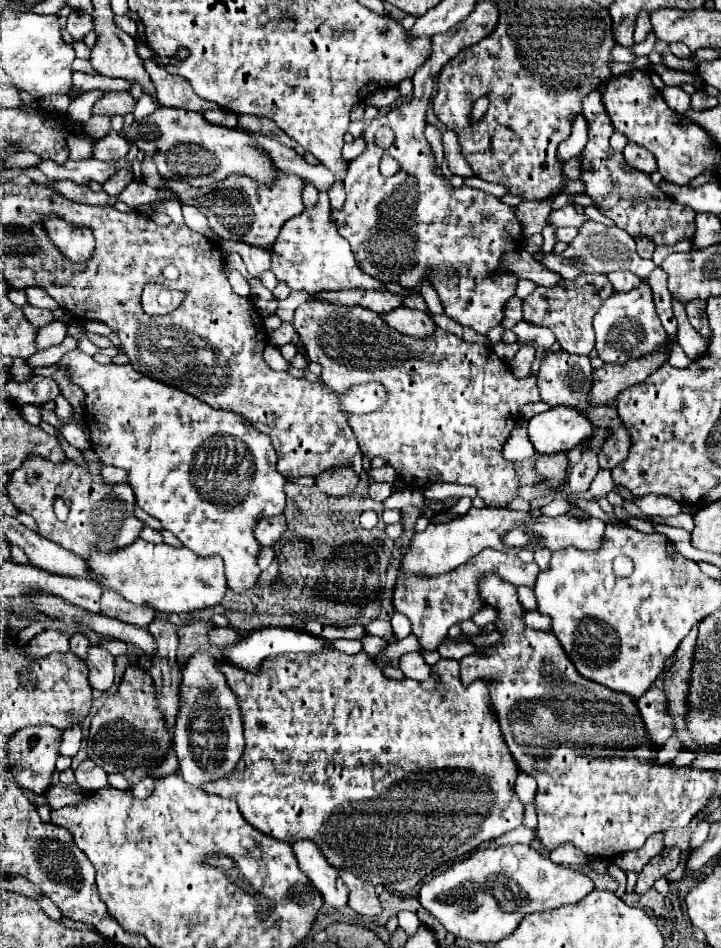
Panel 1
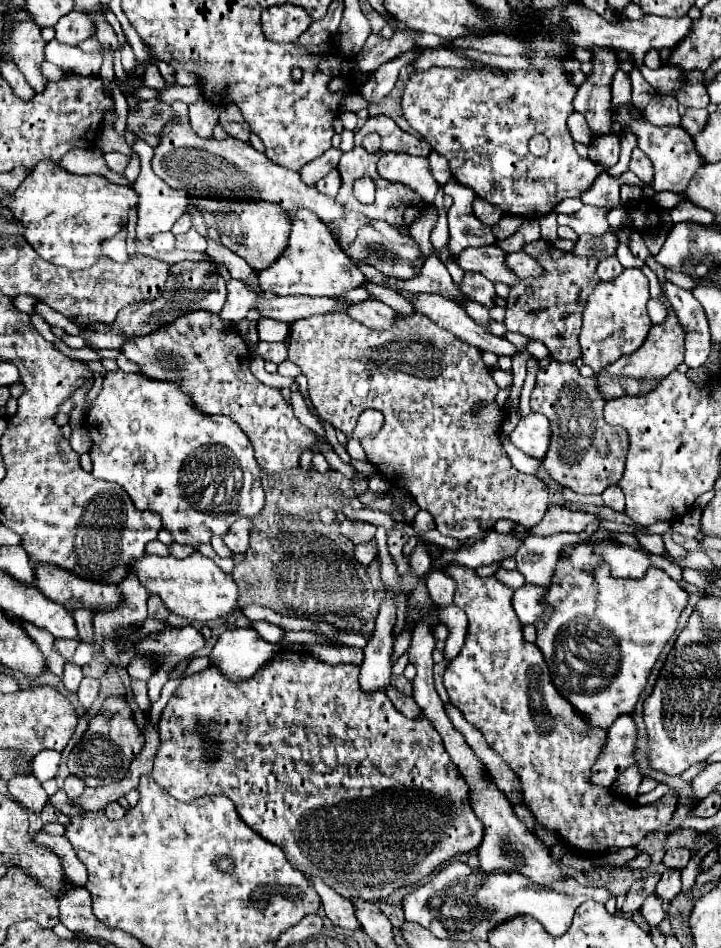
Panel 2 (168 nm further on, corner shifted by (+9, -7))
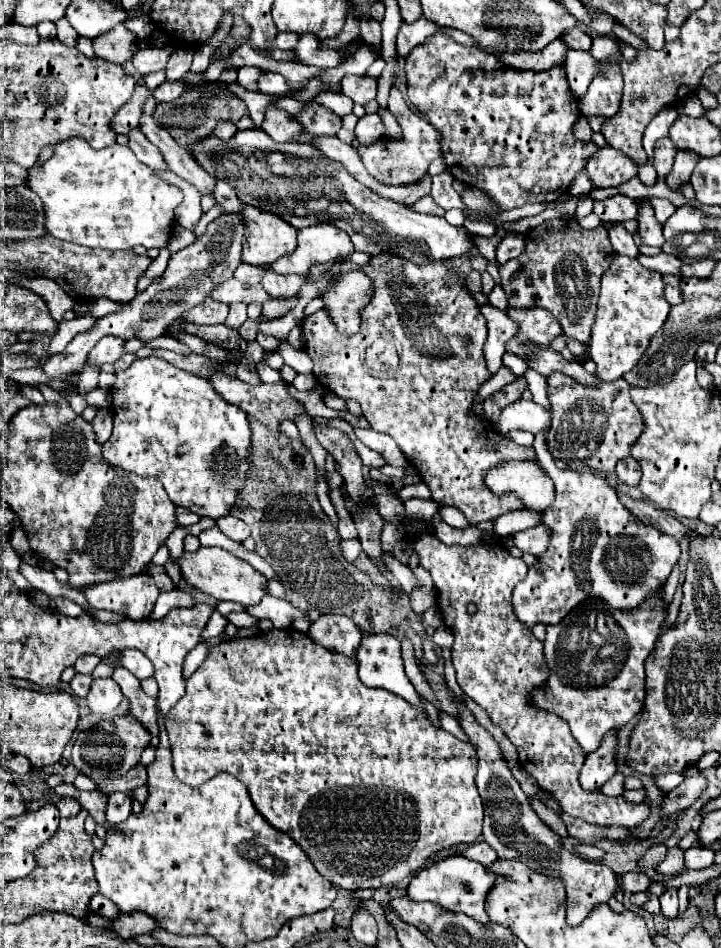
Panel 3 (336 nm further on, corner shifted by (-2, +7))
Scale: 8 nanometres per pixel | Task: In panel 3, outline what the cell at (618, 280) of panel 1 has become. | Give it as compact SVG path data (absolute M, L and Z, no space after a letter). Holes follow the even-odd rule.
M615 222L613 228L609 228L609 238L611 238L611 244L613 244L613 250L617 254L625 254L629 258L637 258L639 256L639 250L635 246L635 240L633 240L633 234L627 232L623 228L623 224Z

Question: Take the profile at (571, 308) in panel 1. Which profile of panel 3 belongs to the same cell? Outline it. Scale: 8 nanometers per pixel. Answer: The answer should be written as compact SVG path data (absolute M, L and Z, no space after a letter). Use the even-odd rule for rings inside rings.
M561 216L525 234L525 252L499 266L503 290L511 308L539 306L539 300L555 300L547 306L561 322L569 338L587 342L597 312L599 282L609 268L615 252L603 226L585 230L575 216Z

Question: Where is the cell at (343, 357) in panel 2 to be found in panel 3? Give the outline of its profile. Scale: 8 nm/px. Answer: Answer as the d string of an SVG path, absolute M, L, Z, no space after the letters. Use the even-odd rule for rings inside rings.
M393 252L371 256L371 260L363 264L363 272L373 280L375 296L369 306L361 310L363 324L357 334L341 336L333 328L333 322L325 310L315 312L301 324L305 352L315 364L315 378L331 394L337 394L343 400L357 400L363 416L371 422L371 428L389 434L397 442L411 466L419 472L421 480L429 486L433 500L443 506L459 508L471 526L515 510L517 500L513 500L513 496L499 498L485 488L485 472L503 460L537 460L537 456L531 446L525 450L525 446L517 446L499 432L493 432L491 424L479 422L471 410L475 392L485 380L489 380L483 356L487 326L463 280L455 276L441 260L415 264L413 260L403 260ZM467 336L471 338L469 346L465 346Z

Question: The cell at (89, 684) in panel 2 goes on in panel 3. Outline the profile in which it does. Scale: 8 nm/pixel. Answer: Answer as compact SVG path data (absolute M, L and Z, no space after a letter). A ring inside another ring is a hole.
M97 678L87 694L87 706L91 712L109 714L123 702L123 698L125 696L113 678Z

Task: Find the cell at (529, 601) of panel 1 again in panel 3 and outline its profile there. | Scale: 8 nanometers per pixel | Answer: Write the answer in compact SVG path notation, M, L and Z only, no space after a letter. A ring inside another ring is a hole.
M547 432L535 436L533 448L539 458L539 464L545 468L545 472L551 476L555 484L555 500L543 512L543 524L551 532L549 534L551 542L545 554L537 556L535 564L529 566L527 578L521 580L513 590L513 610L517 620L521 620L529 628L539 622L545 626L559 624L577 604L589 598L599 598L617 610L633 610L641 606L651 594L655 594L667 582L673 566L679 562L677 540L673 536L659 532L655 526L641 524L619 502L615 490L599 474L591 470L569 470L569 468L559 470L549 450L545 448L545 434Z

